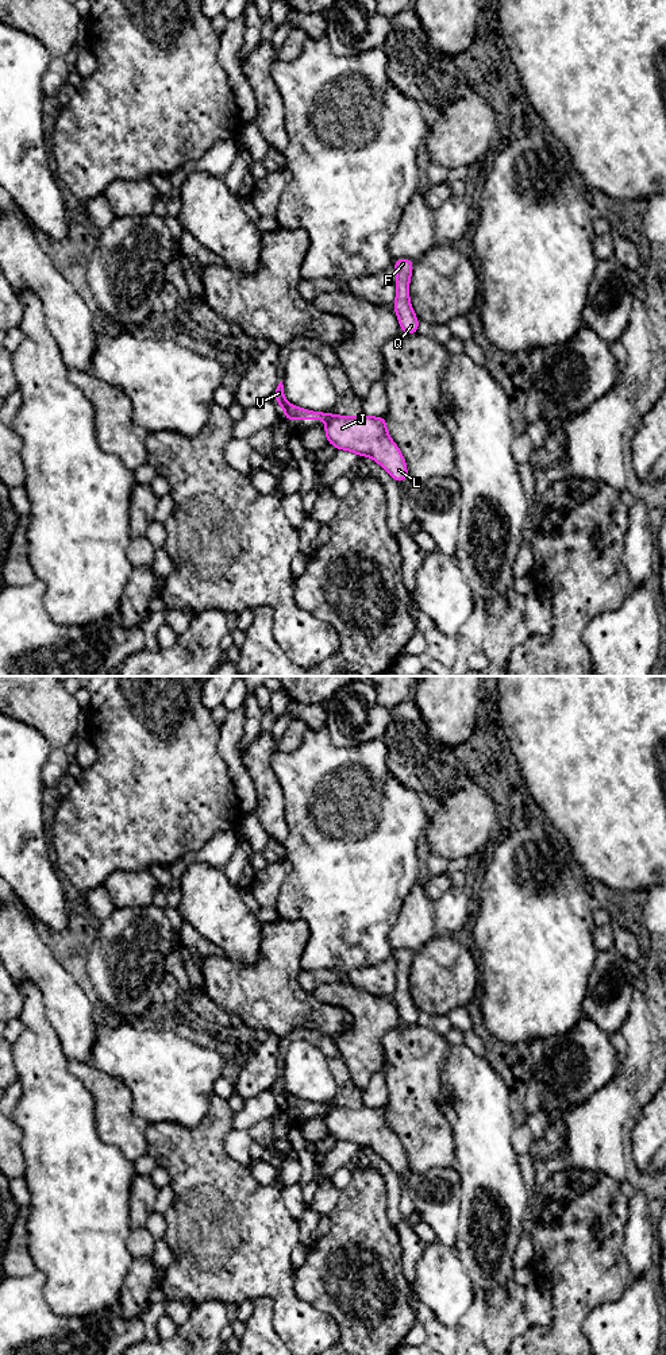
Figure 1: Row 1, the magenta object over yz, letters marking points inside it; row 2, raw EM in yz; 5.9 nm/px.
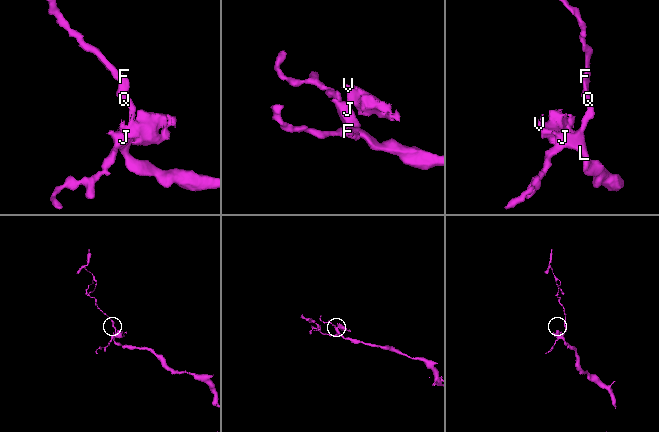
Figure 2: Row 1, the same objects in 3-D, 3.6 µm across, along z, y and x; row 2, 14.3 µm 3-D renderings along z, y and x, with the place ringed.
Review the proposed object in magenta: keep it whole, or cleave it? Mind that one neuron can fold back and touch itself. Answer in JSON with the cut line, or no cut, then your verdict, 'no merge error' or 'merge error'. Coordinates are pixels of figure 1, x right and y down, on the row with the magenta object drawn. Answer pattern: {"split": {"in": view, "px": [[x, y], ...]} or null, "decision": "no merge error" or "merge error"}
{"split": {"in": "yz", "px": [[332, 416], [327, 420]]}, "decision": "merge error"}

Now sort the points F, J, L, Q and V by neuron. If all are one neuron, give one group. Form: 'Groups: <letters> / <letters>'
Groups: F J L Q / V

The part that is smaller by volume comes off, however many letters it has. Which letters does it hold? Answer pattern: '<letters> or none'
V

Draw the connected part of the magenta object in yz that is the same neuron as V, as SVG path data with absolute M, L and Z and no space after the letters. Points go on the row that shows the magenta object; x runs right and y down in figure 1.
M282 381L278 383L276 389L274 399L277 405L280 405L285 412L285 418L284 418L285 422L288 422L289 420L326 420L328 421L332 417L331 412L315 412L315 410L303 409L303 408L289 404L284 395Z

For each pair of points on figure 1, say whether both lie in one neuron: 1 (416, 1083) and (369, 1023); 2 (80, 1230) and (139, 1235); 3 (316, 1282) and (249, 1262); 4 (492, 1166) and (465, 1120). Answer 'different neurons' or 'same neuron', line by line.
1: different neurons
2: different neurons
3: different neurons
4: same neuron

